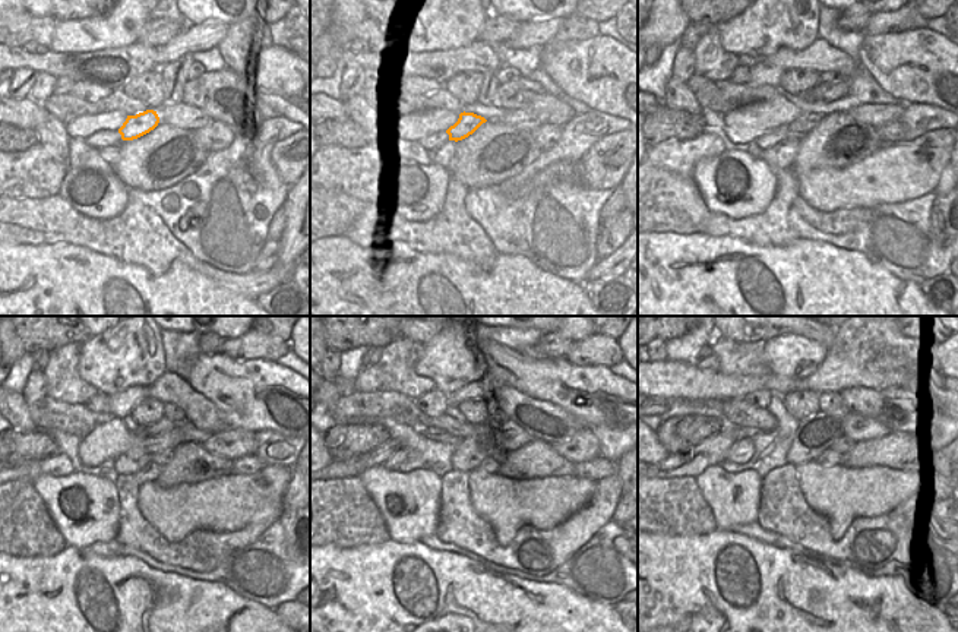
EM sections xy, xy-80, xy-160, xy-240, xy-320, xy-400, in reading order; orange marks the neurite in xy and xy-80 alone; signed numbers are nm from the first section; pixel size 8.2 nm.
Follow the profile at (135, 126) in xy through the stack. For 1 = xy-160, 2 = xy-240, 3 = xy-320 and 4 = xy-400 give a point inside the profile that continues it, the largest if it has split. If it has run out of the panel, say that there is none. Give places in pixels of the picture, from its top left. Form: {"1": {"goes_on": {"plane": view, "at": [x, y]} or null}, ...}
{"1": {"goes_on": {"plane": "xy-160", "at": [806, 122]}}, "2": {"goes_on": {"plane": "xy-240", "at": [161, 458]}}, "3": {"goes_on": {"plane": "xy-320", "at": [499, 454]}}, "4": {"goes_on": {"plane": "xy-400", "at": [843, 445]}}}

